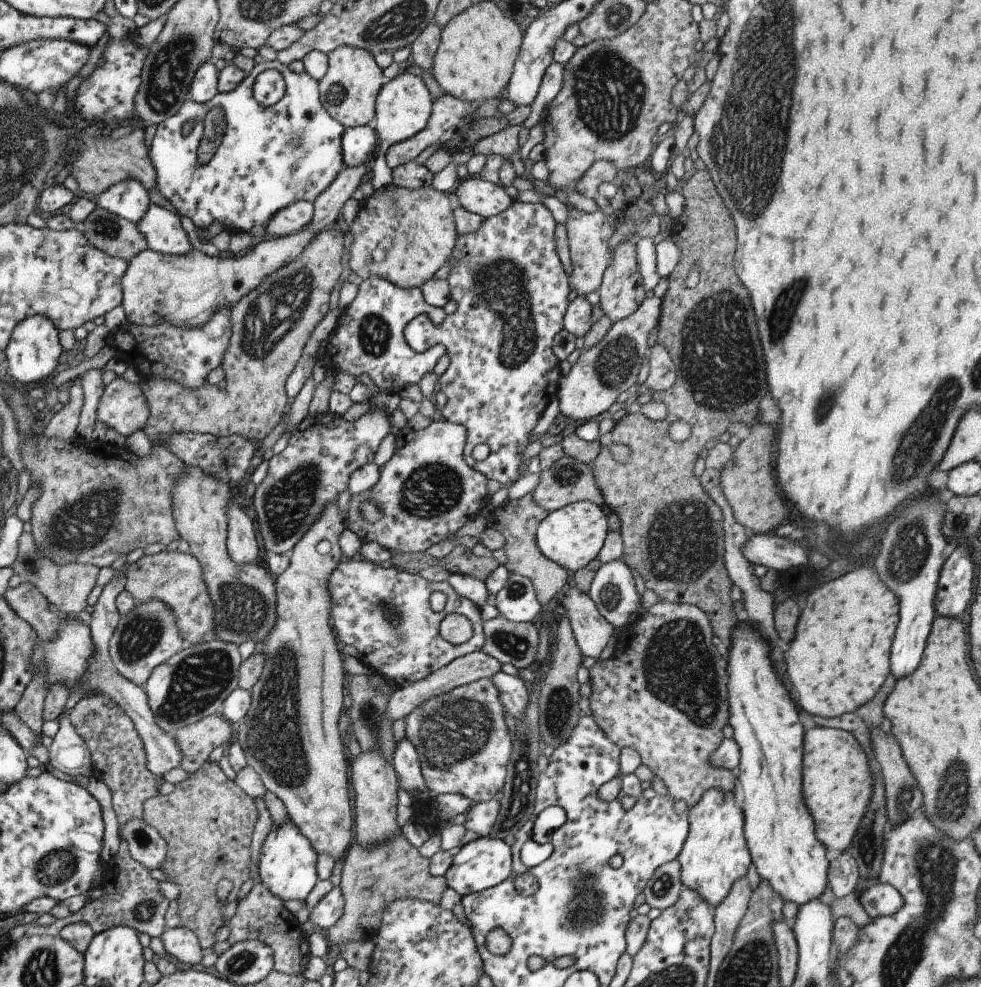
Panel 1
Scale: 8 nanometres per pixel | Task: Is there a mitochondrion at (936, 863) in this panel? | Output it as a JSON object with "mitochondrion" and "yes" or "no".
{"mitochondrion":"yes"}

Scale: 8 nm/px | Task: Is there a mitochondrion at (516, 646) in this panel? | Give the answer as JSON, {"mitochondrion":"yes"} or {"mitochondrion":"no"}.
{"mitochondrion":"yes"}

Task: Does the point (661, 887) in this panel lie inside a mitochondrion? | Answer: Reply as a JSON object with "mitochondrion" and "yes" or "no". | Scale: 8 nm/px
{"mitochondrion":"yes"}

